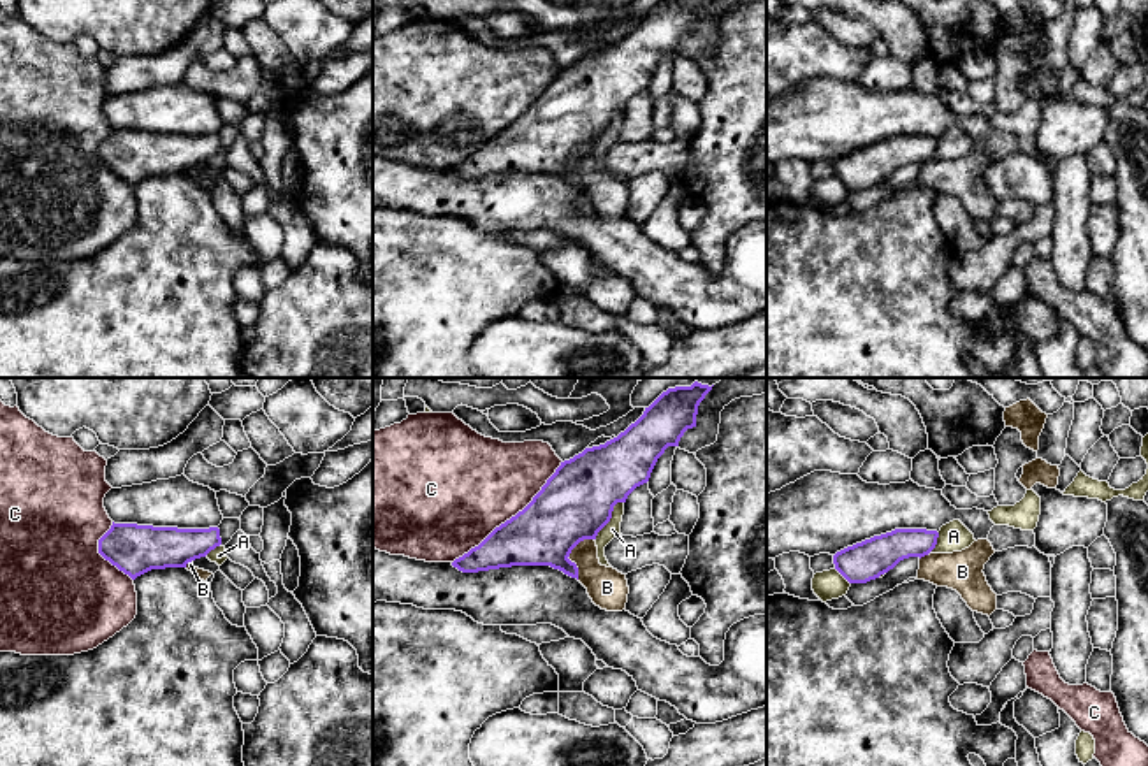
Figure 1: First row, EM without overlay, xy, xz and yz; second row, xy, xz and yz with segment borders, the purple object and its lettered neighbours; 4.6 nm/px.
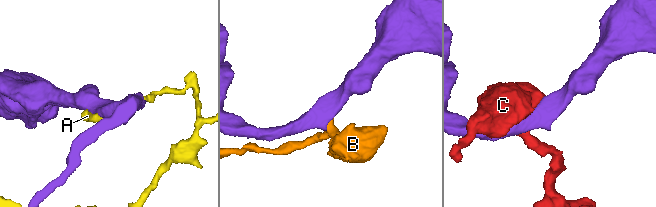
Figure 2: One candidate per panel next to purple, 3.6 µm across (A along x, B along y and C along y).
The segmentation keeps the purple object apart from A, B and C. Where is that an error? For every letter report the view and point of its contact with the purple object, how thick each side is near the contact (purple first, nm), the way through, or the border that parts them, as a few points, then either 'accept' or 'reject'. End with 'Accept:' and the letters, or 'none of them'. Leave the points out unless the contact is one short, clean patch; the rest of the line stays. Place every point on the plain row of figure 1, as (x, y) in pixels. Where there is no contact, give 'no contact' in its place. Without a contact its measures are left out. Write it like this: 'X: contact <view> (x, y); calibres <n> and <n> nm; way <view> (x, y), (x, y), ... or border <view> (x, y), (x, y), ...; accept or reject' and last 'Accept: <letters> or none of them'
A: contact xz (610, 123); calibres 340 and 70 nm; reject
B: contact xz (570, 158); calibres 340 and 180 nm; border xz (593, 144), (584, 144), (568, 164), (575, 171), (579, 185); reject
C: contact xz (512, 123); calibres 300 and 460 nm; reject
Accept: none of them

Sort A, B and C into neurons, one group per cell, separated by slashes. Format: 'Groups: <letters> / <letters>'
Groups: A / B / C

